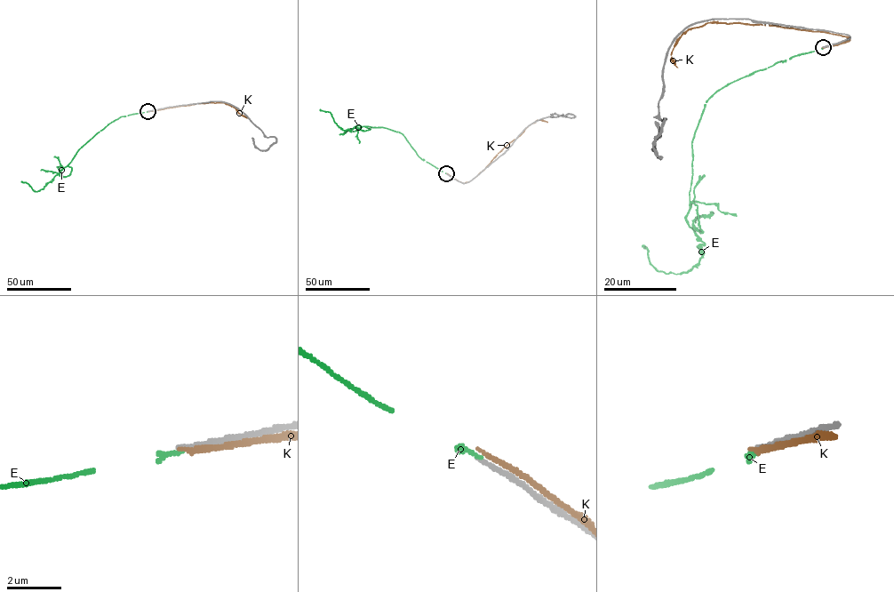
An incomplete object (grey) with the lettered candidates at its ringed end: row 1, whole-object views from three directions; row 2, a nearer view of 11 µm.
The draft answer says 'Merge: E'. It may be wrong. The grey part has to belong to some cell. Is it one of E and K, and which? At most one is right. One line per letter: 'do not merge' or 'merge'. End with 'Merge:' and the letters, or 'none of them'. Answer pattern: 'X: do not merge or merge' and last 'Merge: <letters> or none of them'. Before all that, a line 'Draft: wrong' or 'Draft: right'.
Draft: wrong
E: do not merge
K: do not merge
Merge: none of them

